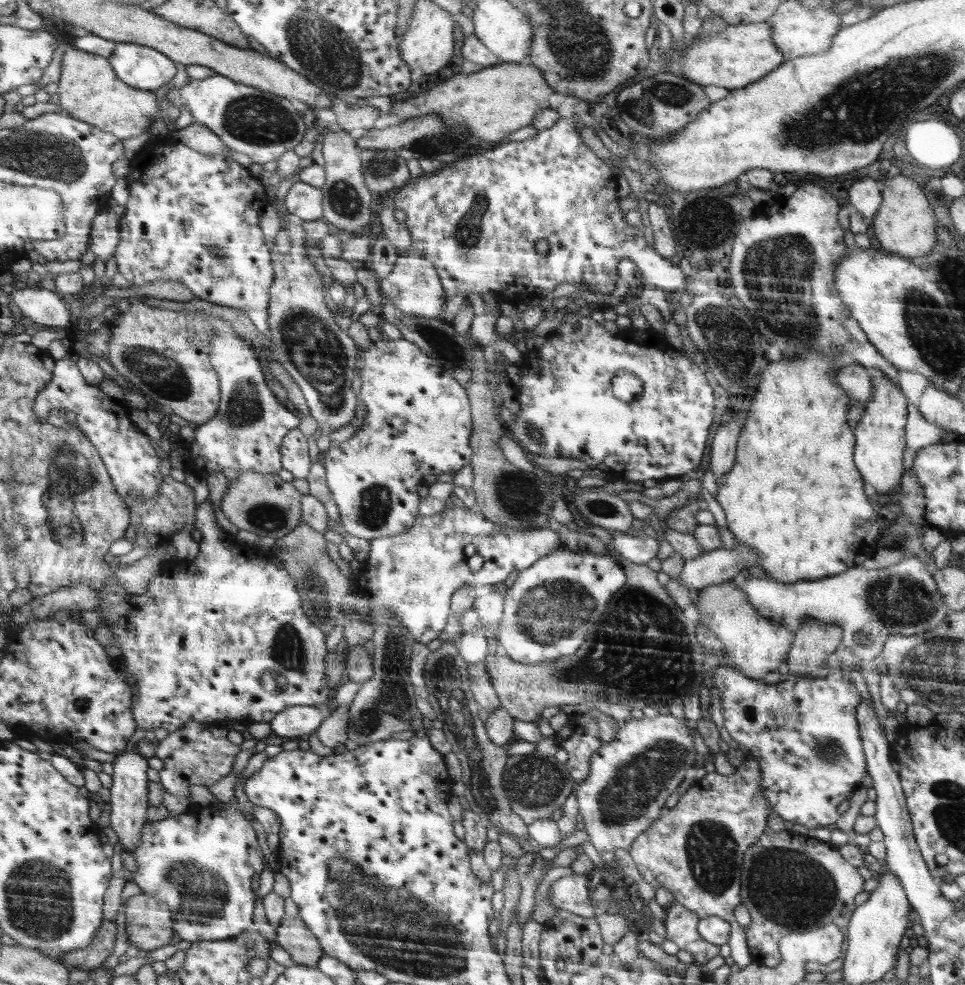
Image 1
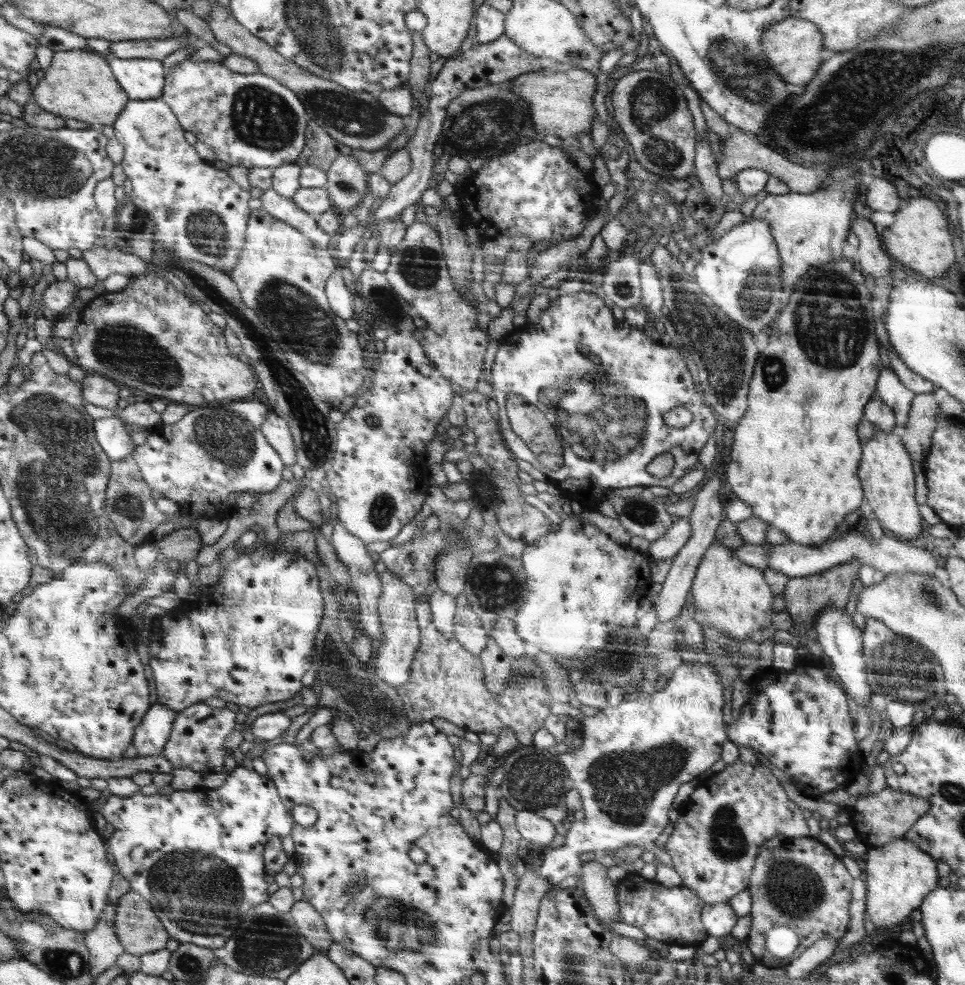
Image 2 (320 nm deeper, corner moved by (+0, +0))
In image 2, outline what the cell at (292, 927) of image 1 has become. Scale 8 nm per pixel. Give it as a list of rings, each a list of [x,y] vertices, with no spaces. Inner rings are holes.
[[[302,899],[292,905],[290,914],[295,920],[298,932],[312,946],[315,954],[326,956],[334,943],[321,913],[309,901]]]

